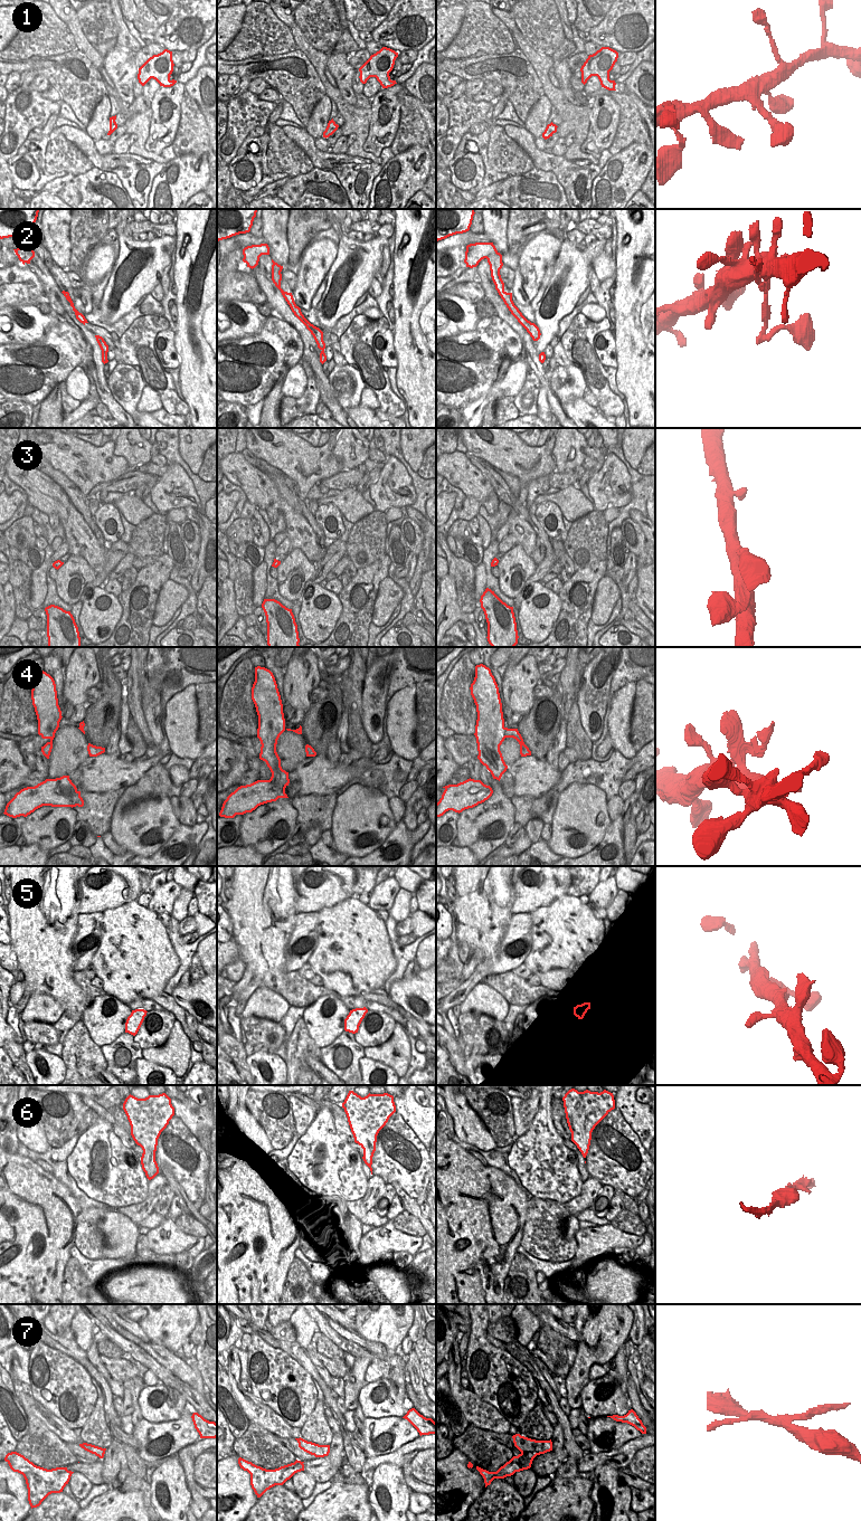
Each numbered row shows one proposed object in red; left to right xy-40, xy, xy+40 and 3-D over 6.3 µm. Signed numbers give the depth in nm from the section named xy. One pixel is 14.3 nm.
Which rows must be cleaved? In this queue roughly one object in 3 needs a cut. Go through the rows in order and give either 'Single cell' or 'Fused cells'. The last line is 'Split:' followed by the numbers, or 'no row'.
1: Single cell
2: Single cell
3: Single cell
4: Fused cells
5: Single cell
6: Single cell
7: Single cell
Split: 4

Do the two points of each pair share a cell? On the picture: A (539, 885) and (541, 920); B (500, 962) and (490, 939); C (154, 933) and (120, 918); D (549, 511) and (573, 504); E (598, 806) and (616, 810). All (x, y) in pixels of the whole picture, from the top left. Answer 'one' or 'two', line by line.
A: two
B: two
C: one
D: two
E: two

